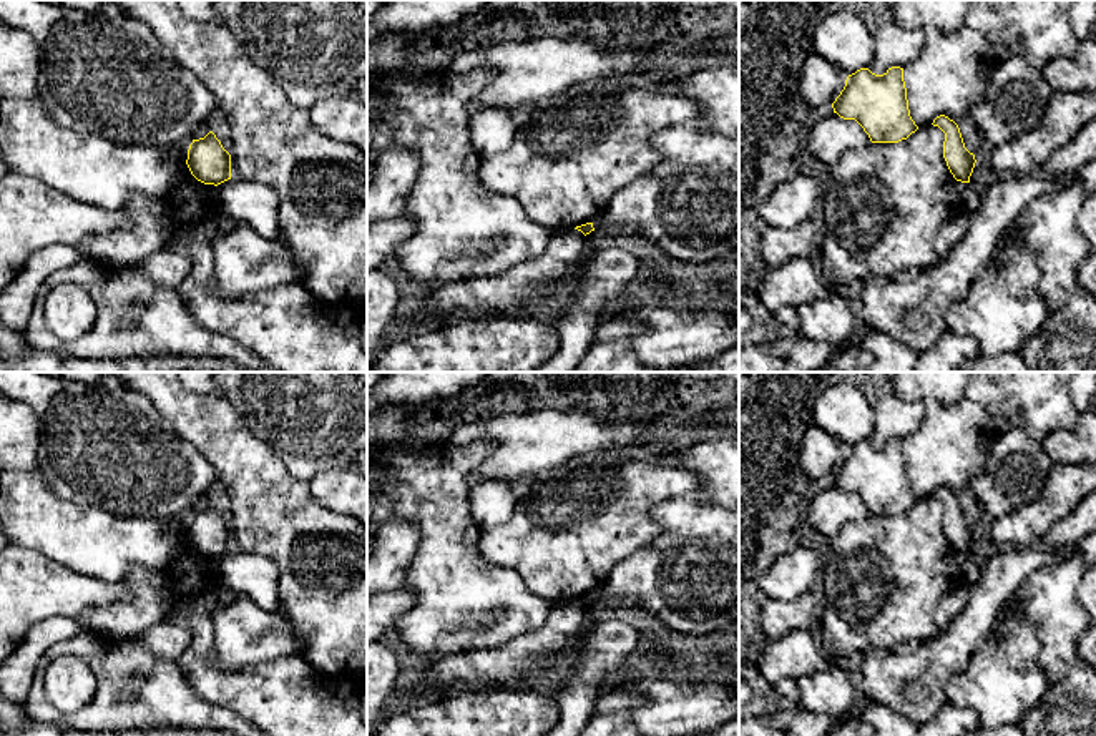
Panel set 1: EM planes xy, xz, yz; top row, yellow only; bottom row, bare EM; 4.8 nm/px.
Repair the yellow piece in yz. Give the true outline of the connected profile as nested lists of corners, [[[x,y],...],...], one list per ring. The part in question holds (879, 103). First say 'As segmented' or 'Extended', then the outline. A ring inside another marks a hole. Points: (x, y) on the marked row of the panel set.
As segmented. [[[892,66],[883,75],[868,68],[849,75],[832,108],[844,120],[855,120],[872,143],[898,143],[918,130],[910,116],[900,66]]]

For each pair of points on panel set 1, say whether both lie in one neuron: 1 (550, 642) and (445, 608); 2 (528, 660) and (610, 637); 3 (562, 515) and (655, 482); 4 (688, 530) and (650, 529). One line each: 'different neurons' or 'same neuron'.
1: different neurons
2: different neurons
3: same neuron
4: different neurons

